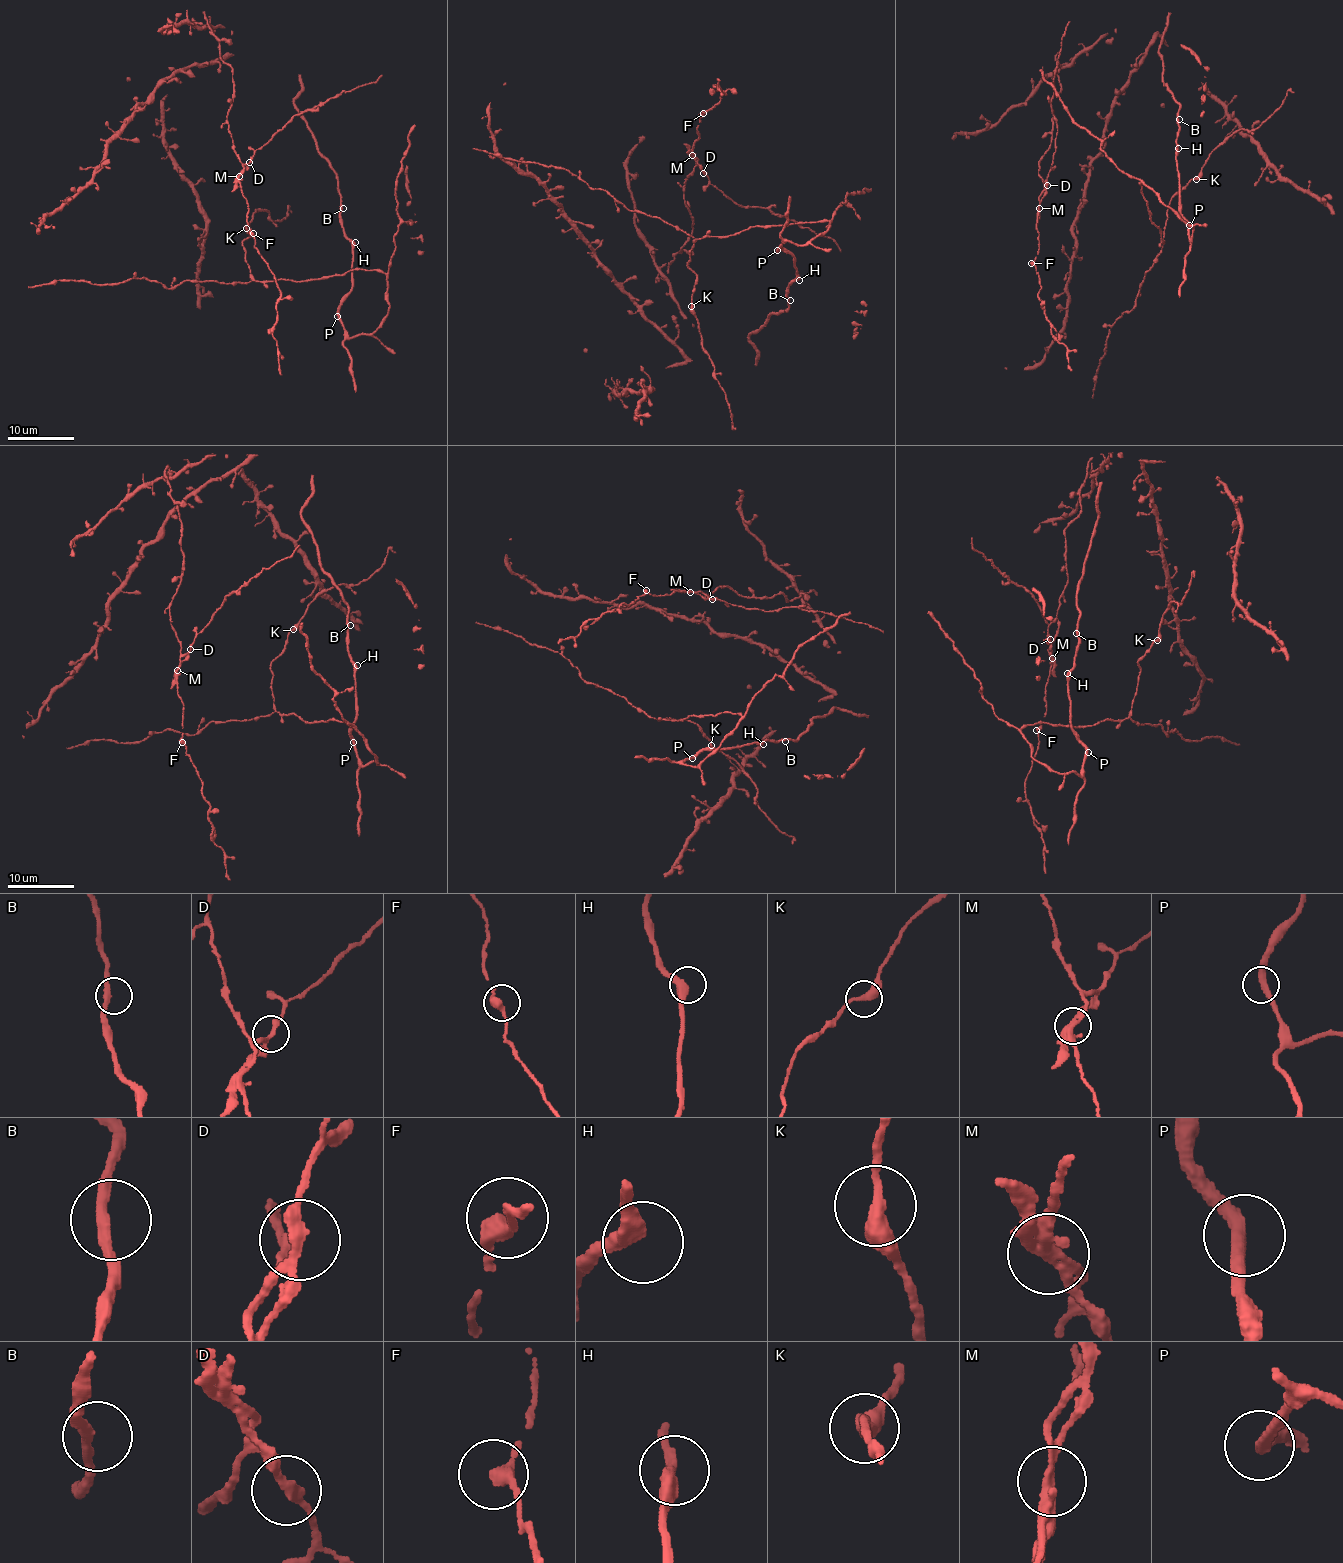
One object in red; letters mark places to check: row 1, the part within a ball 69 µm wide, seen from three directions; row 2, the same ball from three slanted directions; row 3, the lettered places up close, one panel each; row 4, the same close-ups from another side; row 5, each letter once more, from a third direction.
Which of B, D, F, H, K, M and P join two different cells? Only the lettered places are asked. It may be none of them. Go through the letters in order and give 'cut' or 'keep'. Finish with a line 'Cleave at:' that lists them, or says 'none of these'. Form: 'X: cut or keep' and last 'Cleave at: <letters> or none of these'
B: keep
D: cut
F: keep
H: keep
K: keep
M: cut
P: keep
Cleave at: D, M

